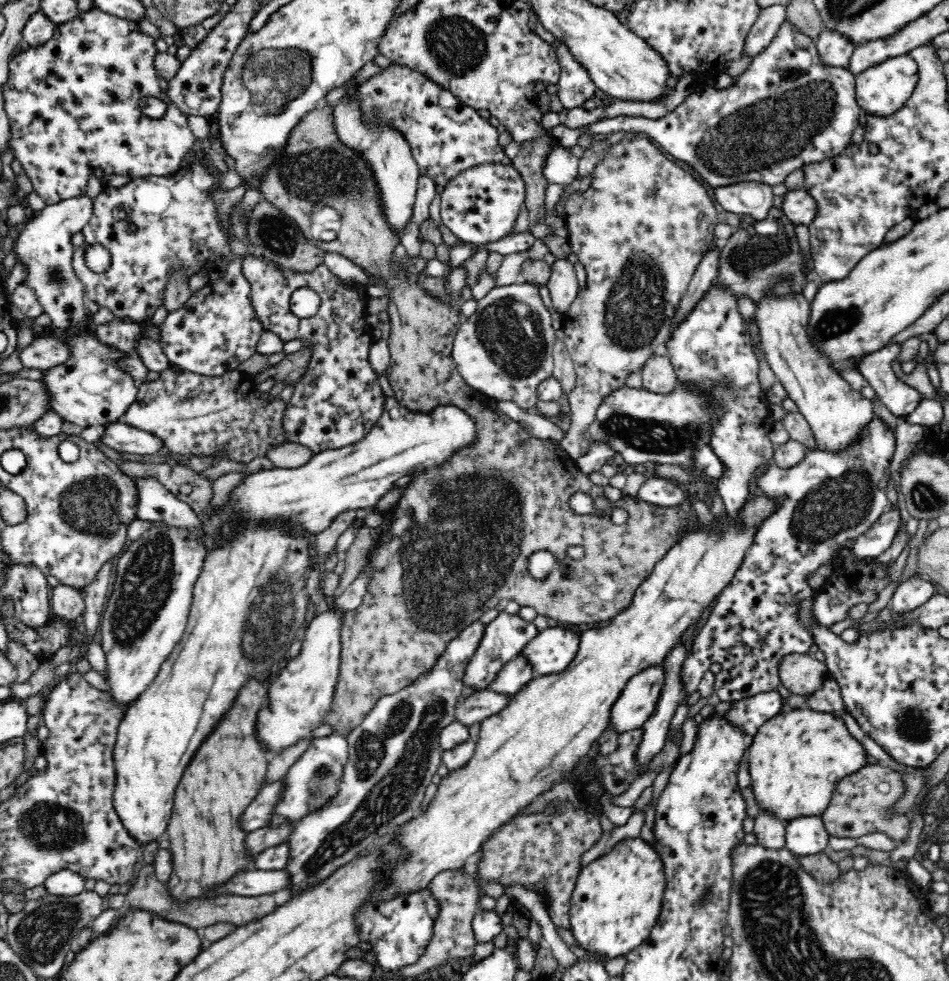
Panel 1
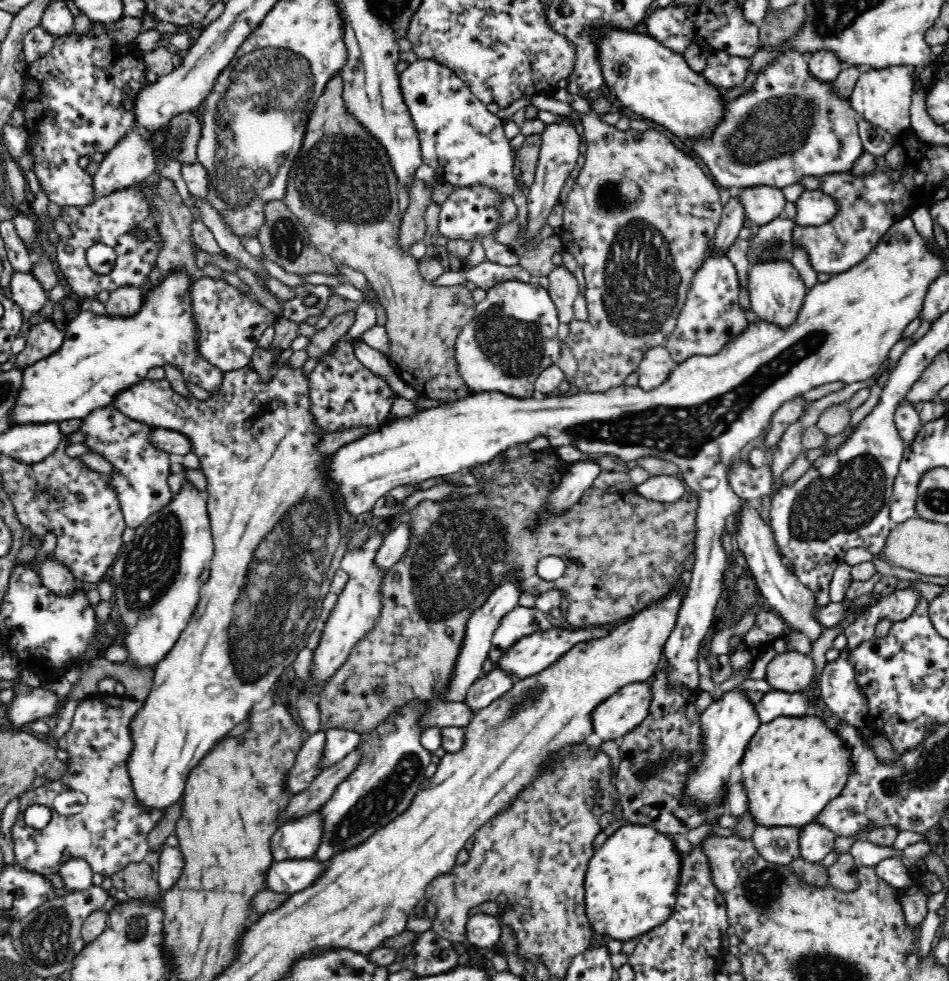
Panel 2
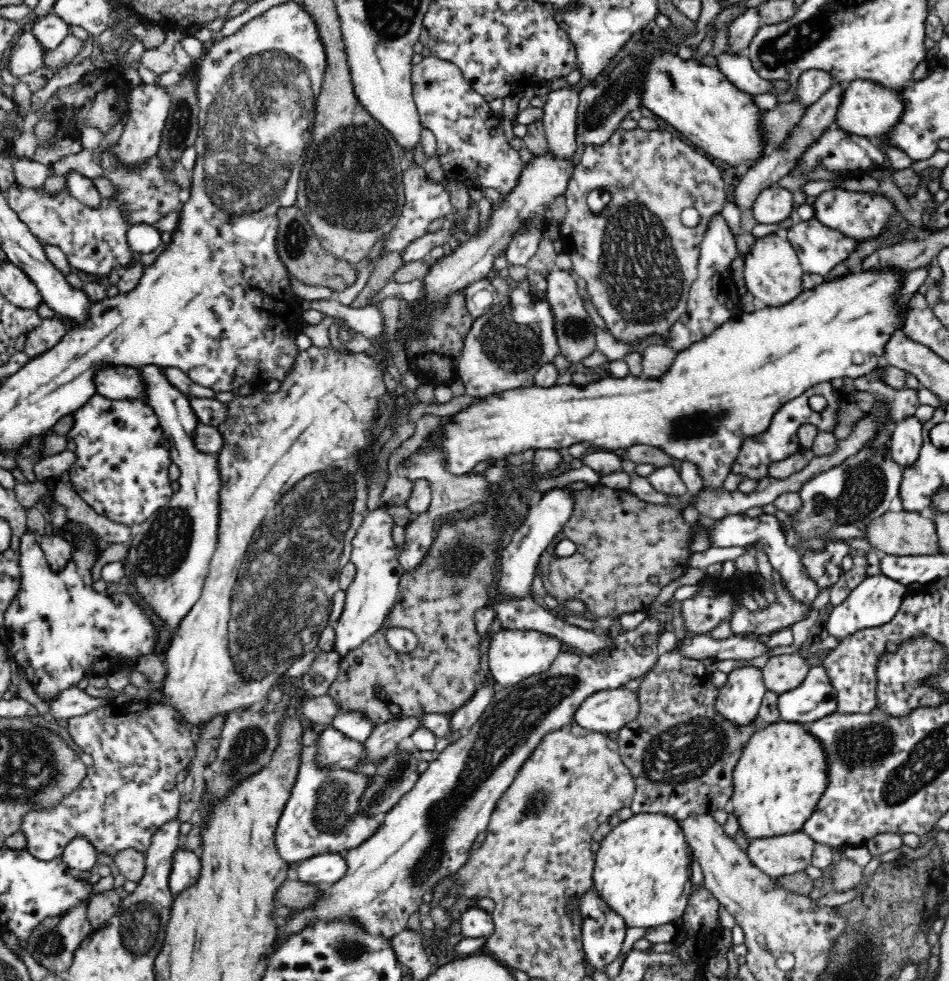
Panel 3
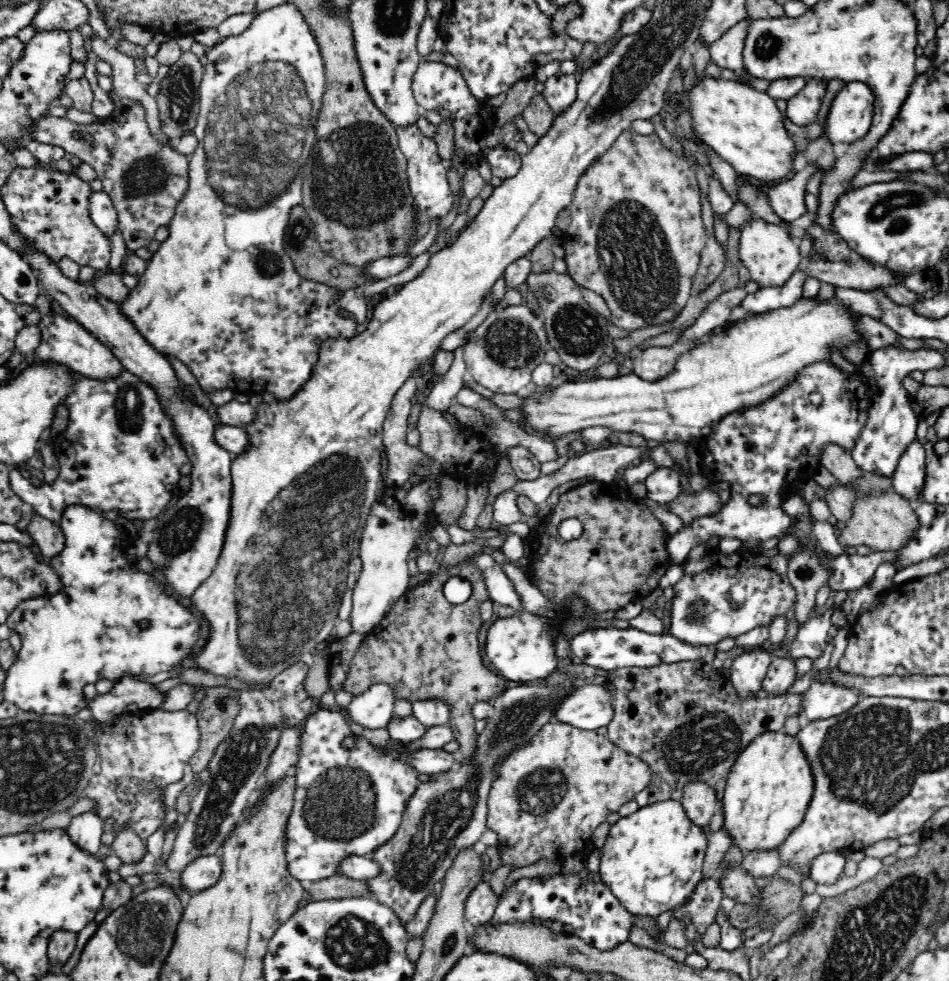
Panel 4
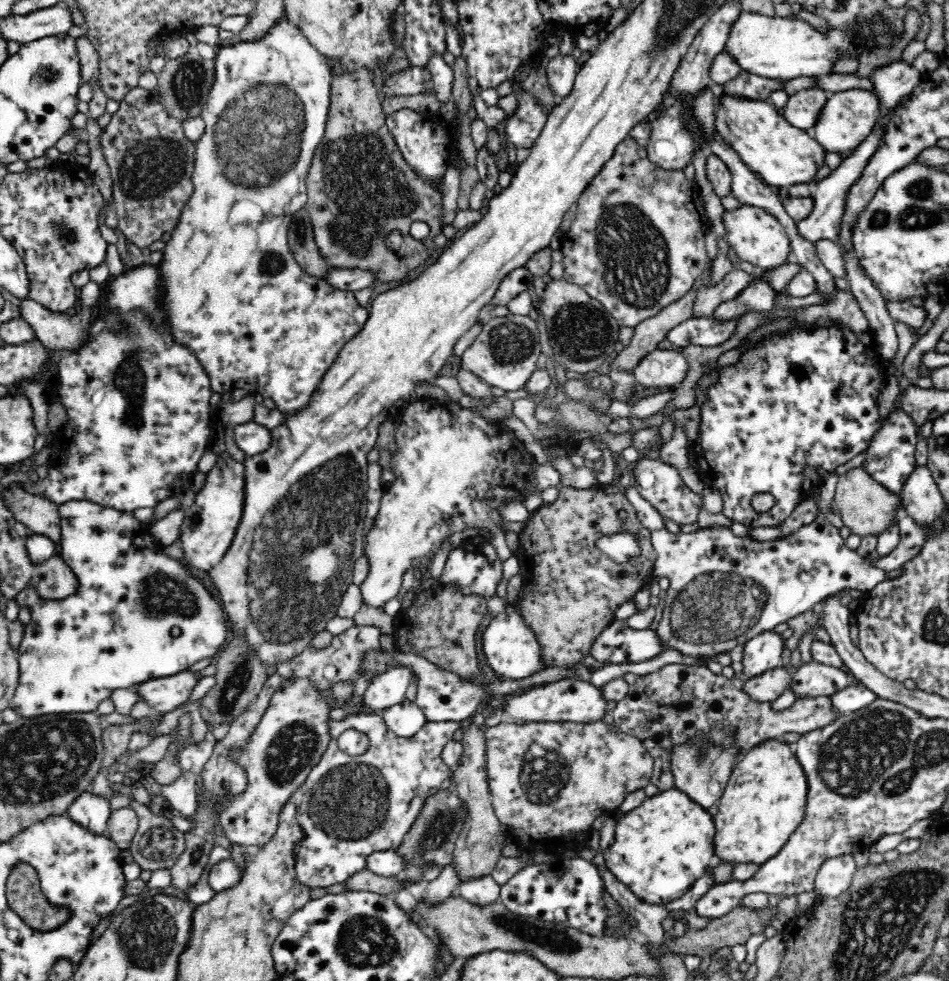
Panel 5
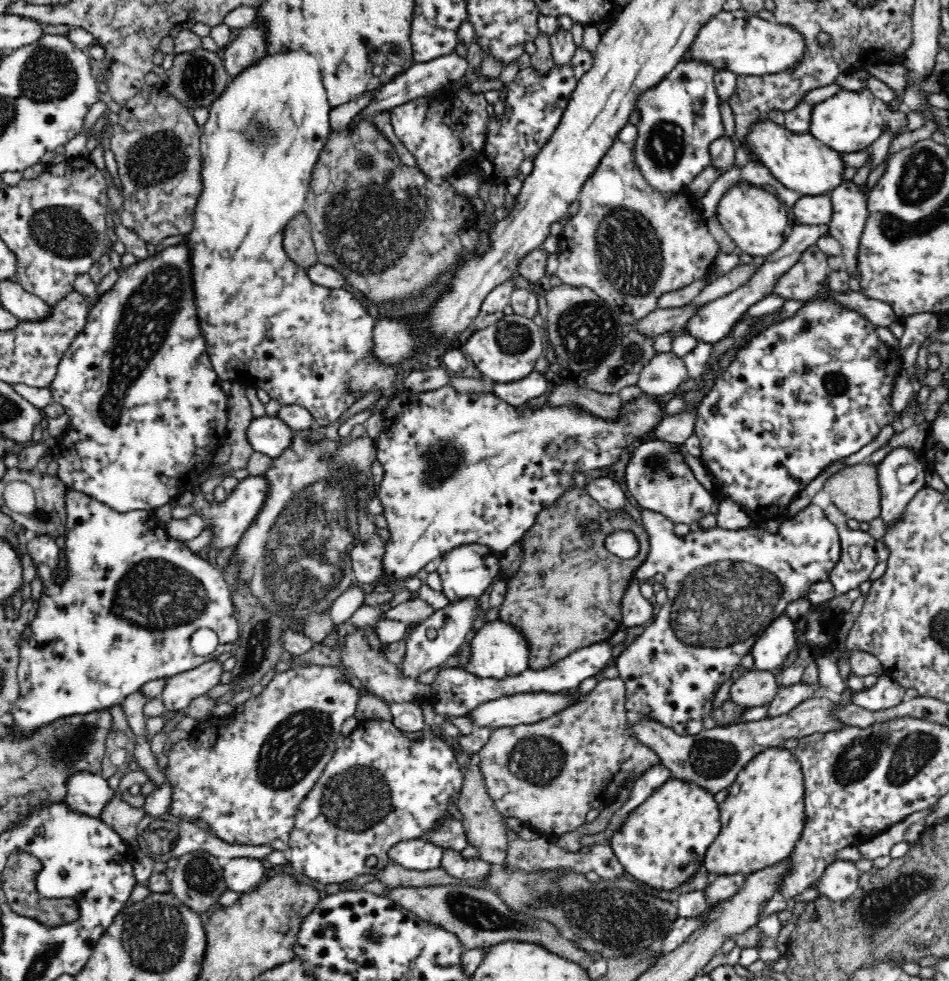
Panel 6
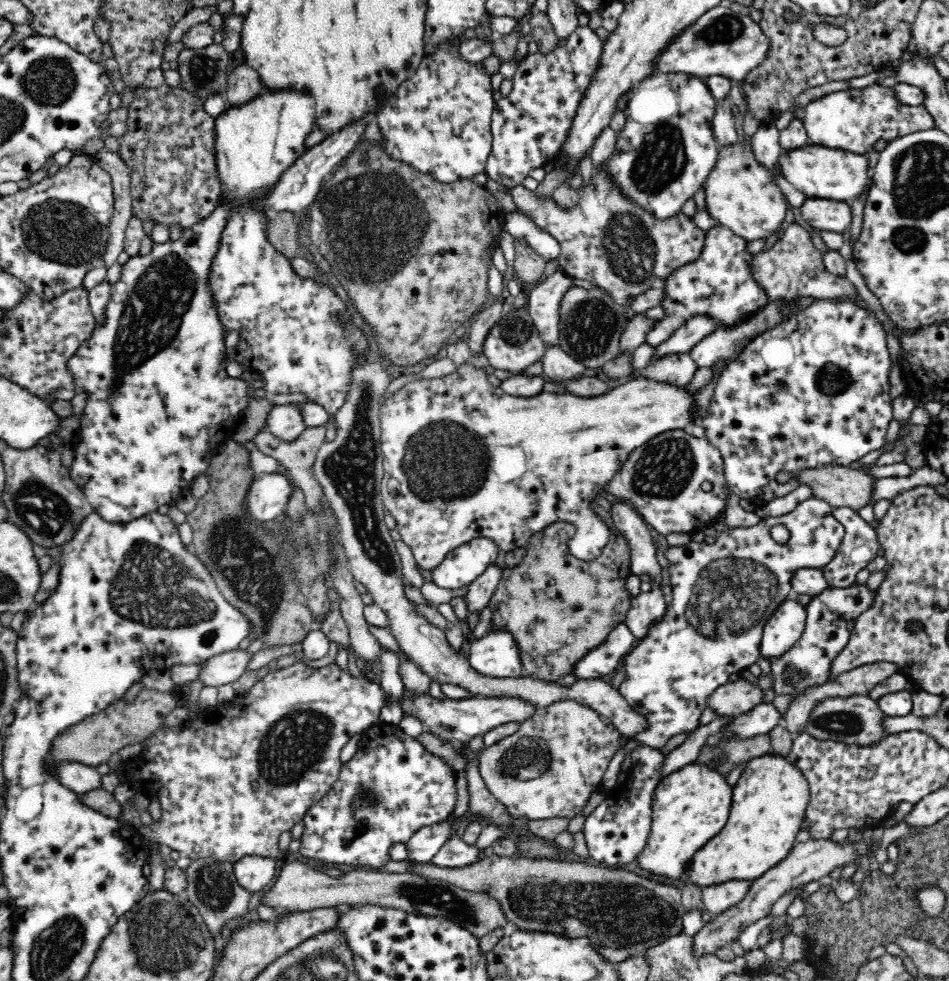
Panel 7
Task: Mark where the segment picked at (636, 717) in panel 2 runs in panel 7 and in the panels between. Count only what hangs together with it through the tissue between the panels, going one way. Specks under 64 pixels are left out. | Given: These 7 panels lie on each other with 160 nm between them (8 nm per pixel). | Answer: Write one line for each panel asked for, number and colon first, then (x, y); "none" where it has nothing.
3: (607, 711)
4: (589, 707)
5: (566, 700)
6: (523, 708)
7: (450, 719)

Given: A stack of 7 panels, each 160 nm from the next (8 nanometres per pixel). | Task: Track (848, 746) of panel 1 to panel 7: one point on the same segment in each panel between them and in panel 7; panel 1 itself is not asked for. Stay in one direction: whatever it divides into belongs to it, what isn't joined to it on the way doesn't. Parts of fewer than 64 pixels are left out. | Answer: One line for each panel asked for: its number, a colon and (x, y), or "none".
2: (794, 766)
3: (782, 773)
4: (771, 784)
5: (764, 801)
6: (763, 815)
7: (769, 802)

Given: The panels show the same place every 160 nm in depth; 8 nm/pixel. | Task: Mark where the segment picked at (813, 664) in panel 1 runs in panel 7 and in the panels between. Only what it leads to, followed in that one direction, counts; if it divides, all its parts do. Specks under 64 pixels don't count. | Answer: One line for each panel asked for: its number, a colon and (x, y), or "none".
2: (792, 671)
3: (780, 674)
4: (781, 674)
5: (767, 687)
6: (753, 688)
7: (739, 696)

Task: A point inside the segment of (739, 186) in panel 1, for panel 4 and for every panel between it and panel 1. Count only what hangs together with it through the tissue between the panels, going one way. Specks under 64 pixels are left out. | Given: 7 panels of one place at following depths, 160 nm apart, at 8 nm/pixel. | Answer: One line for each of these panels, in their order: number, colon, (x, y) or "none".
2: (761, 204)
3: (774, 204)
4: (787, 199)

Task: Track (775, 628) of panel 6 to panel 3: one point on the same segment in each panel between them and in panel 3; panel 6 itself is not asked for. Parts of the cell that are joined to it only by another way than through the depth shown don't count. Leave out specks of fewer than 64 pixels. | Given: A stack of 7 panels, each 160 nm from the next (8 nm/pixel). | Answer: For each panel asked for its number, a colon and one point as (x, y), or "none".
3: (739, 699)
4: (747, 672)
5: (763, 653)

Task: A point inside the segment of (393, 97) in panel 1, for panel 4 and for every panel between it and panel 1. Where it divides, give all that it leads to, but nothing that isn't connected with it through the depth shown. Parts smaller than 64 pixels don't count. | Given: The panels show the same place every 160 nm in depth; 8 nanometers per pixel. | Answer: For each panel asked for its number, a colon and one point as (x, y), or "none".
2: (463, 143)
3: (472, 148)
4: (437, 87)

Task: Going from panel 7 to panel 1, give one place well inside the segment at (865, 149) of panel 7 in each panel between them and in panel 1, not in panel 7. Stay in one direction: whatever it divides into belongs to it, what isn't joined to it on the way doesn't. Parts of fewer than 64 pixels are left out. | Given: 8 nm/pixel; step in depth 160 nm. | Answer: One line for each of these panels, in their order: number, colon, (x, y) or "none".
1: (883, 89)
2: (884, 96)
3: (868, 109)
4: (850, 117)
5: (848, 117)
6: (848, 121)

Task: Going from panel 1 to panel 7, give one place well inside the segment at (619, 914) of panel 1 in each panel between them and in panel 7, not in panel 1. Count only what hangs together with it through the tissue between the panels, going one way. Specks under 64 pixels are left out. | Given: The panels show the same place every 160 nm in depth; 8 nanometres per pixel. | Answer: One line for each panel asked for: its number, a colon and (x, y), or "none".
2: (630, 885)
3: (642, 870)
4: (652, 859)
5: (660, 848)
6: (662, 843)
7: (690, 806)

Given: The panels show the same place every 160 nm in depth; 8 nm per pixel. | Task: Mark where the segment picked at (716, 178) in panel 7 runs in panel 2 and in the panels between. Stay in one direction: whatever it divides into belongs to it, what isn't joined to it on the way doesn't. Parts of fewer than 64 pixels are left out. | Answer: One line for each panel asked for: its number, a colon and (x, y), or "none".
2: (777, 293)
3: (773, 274)
4: (771, 255)
5: (756, 237)
6: (755, 220)

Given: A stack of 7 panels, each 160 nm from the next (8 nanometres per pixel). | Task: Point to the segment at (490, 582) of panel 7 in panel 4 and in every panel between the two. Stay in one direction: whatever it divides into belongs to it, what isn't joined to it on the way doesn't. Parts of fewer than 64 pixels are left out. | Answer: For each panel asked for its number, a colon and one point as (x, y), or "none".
4: (372, 709)
5: (385, 690)
6: (433, 642)

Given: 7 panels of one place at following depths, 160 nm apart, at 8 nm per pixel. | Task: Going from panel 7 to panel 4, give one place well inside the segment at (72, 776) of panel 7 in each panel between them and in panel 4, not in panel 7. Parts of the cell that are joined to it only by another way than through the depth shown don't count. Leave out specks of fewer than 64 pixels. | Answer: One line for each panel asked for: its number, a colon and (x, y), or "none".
4: (85, 830)
5: (91, 811)
6: (88, 793)

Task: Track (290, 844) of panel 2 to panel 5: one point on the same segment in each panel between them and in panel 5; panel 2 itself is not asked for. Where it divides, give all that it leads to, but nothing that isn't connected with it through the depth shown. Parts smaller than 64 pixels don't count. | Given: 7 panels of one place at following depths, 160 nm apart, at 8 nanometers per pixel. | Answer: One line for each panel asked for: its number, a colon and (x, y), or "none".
3: (320, 817)
4: (348, 801)
5: (349, 806)

